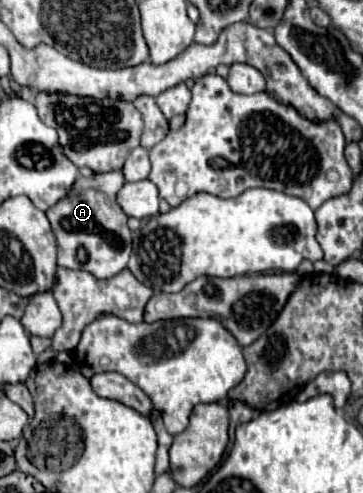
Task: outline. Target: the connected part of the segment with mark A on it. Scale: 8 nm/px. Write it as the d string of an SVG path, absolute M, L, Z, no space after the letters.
M123 170L95 172L91 178L79 176L73 190L45 212L57 238L59 266L91 272L95 278L111 278L127 266L131 256L131 230L127 226L127 214L117 204L117 192L123 184Z

